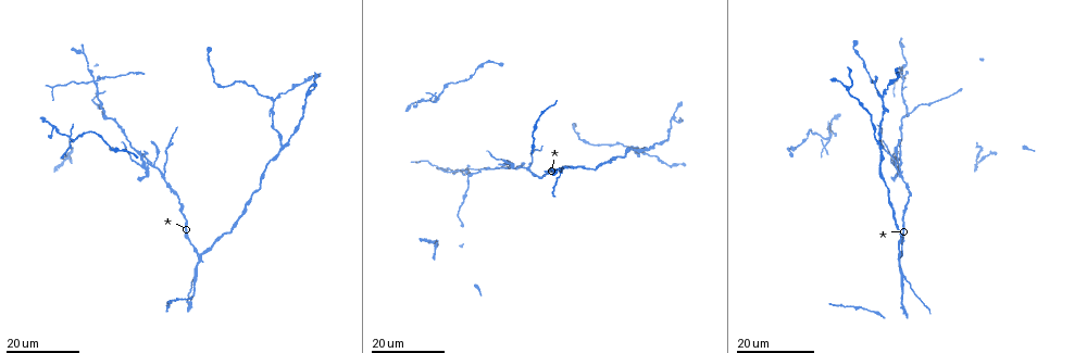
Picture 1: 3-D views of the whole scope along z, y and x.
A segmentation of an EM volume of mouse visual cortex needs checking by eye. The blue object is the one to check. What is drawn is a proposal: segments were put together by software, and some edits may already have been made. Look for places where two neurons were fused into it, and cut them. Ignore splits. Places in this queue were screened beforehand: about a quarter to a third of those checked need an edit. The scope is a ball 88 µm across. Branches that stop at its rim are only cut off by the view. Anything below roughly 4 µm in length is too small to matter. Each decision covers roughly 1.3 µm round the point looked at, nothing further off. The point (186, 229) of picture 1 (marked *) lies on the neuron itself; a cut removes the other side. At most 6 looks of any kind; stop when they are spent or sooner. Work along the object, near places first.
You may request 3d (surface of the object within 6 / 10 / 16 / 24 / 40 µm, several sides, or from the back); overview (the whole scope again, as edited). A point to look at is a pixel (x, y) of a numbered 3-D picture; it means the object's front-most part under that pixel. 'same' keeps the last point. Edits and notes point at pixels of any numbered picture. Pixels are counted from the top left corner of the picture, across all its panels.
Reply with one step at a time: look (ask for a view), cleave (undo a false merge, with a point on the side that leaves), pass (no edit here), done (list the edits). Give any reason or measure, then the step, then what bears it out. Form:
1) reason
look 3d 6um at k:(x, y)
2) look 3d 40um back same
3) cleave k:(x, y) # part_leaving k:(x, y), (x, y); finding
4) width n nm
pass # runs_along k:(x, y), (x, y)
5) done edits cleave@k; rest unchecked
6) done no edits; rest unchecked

a fork
look 3d 24um at 1:(148, 158)

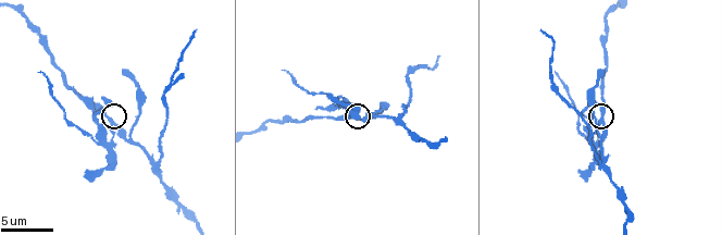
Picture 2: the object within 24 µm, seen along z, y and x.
closer look
look 3d 10um at 2:(110, 124)

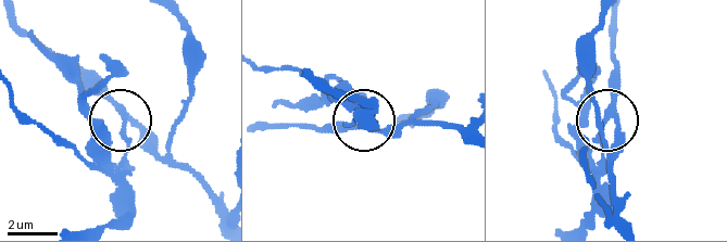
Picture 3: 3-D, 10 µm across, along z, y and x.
width 210 nm
cleave 3:(125, 160) # two neurons meet here

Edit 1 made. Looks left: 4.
look overview

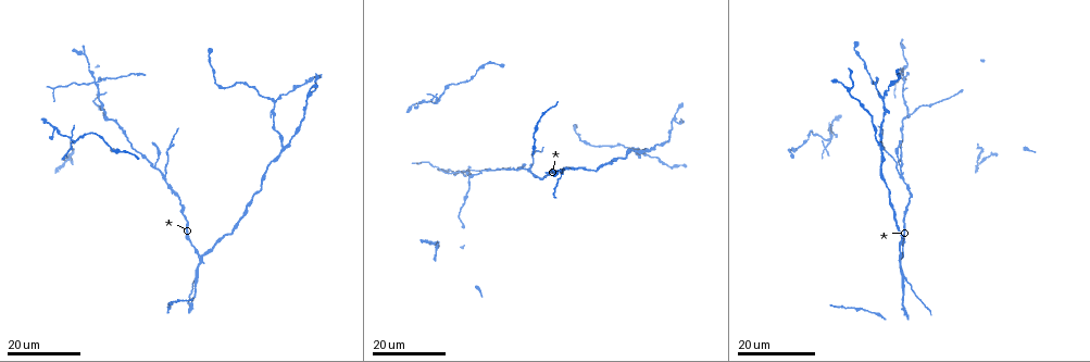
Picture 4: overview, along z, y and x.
look 3d 16um at 4:(468, 177)

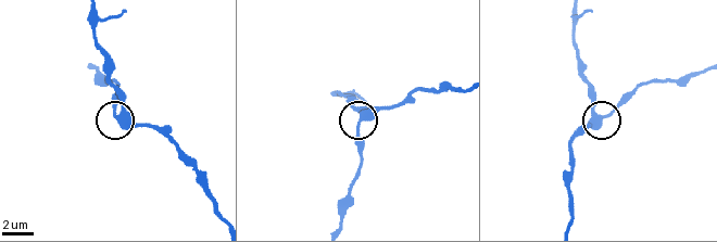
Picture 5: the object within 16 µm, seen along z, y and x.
look 3d 10um at 5:(119, 116)

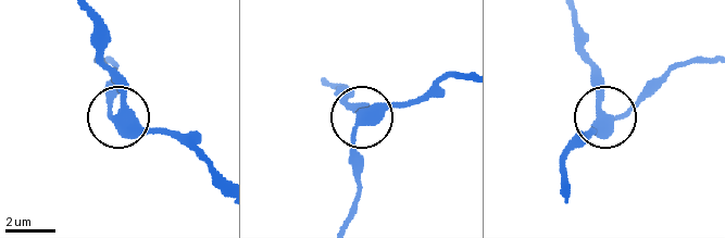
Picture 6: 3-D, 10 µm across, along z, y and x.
width 390 nm
pass # runs_along 6:(460, 76), (366, 108), (354, 139), (354, 174); all the same neuron

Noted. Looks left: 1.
done edits cleave@3; rest unchecked

